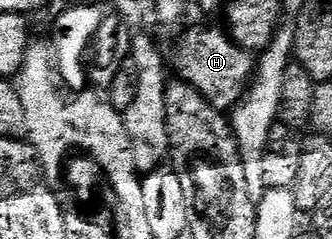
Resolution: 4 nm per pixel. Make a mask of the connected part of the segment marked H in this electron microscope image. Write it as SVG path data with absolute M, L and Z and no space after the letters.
M197 25L178 39L177 46L173 49L173 65L177 68L176 76L195 87L195 91L199 91L199 95L203 95L203 99L207 99L207 103L211 103L213 109L229 111L241 102L252 82L255 57L248 49L235 44L224 28L208 29L205 25Z

